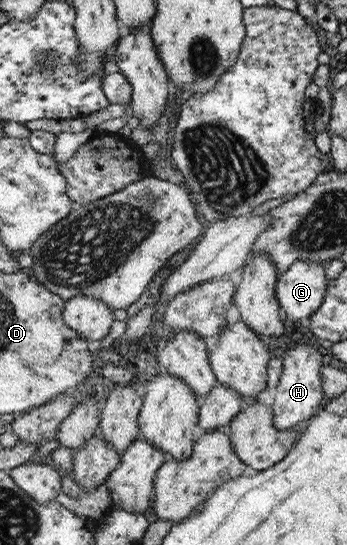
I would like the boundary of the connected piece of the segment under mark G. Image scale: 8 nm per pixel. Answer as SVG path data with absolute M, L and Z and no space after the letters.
M312 260L295 261L277 284L278 302L289 320L296 323L317 312L325 301L327 276L323 264Z

